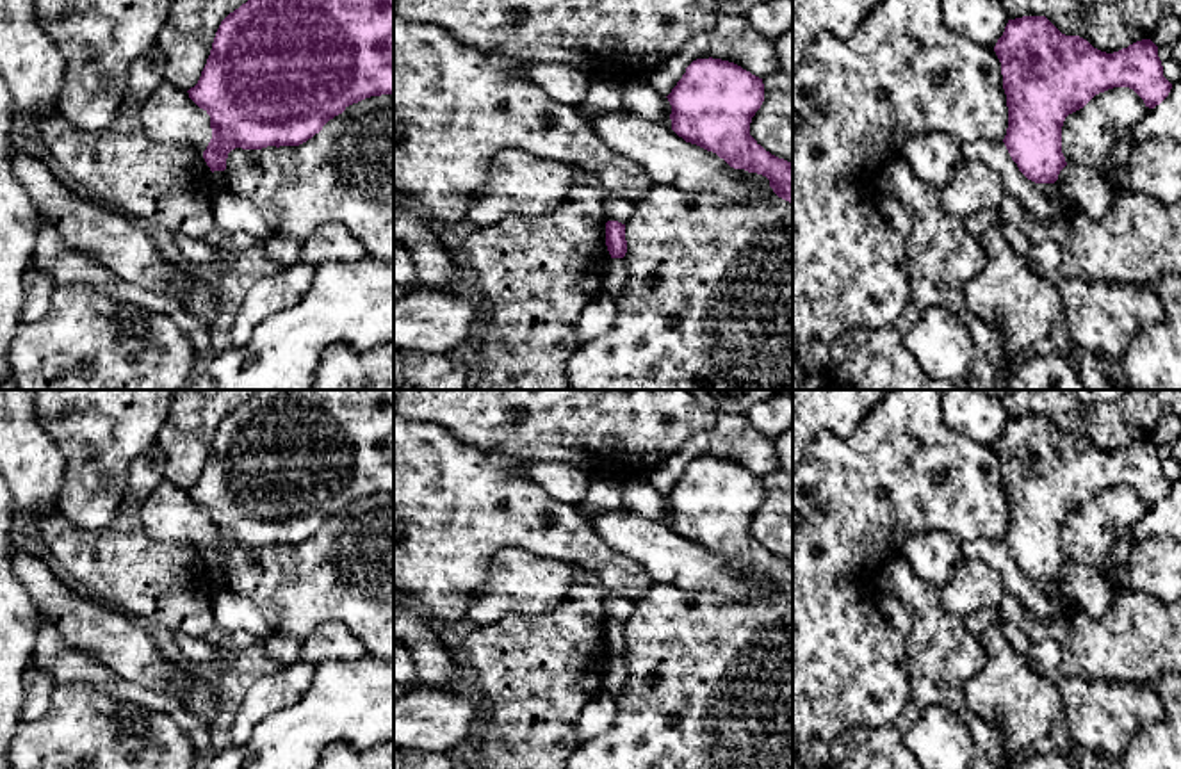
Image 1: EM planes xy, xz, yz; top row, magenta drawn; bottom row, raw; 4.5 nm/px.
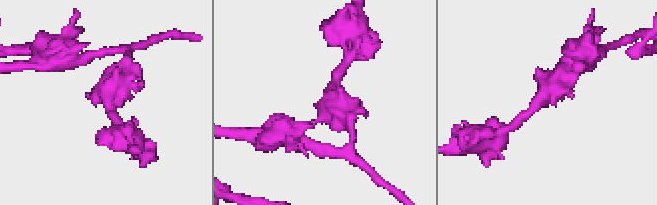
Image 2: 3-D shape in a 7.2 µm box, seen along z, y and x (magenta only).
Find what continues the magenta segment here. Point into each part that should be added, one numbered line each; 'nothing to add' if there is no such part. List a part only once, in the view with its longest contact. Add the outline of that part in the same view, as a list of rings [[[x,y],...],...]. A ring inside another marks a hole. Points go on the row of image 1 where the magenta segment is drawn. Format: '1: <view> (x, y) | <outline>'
nothing to add

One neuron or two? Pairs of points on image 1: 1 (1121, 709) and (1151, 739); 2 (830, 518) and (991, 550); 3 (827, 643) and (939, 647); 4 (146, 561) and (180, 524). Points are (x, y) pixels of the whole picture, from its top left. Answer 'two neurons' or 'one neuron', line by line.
1: two neurons
2: two neurons
3: two neurons
4: two neurons

